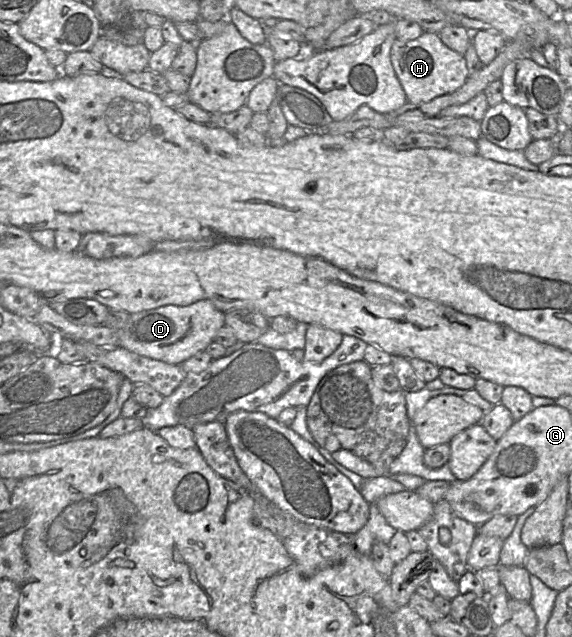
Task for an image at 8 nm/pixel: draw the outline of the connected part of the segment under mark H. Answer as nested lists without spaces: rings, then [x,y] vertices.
[[[425,31],[414,40],[396,40],[390,60],[410,103],[429,102],[451,94],[459,90],[469,76],[465,56],[447,47],[434,32]]]

